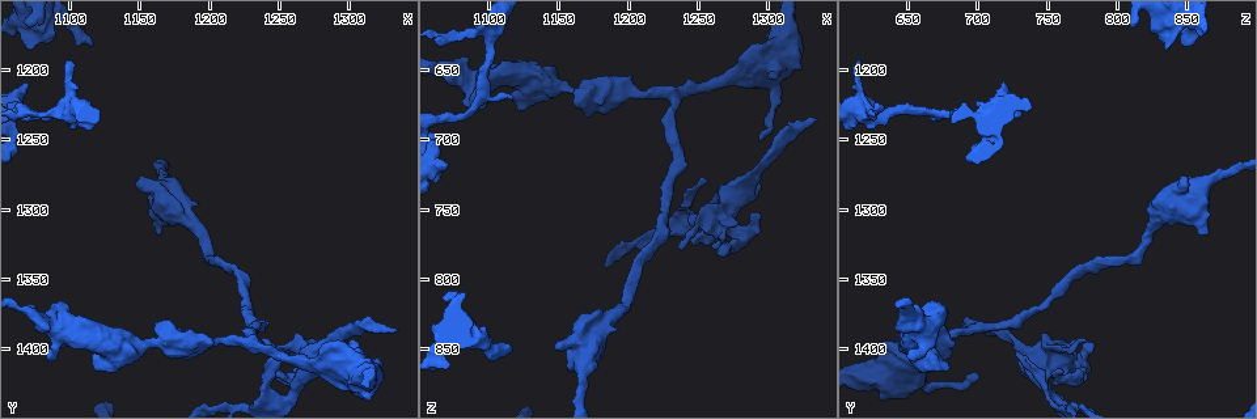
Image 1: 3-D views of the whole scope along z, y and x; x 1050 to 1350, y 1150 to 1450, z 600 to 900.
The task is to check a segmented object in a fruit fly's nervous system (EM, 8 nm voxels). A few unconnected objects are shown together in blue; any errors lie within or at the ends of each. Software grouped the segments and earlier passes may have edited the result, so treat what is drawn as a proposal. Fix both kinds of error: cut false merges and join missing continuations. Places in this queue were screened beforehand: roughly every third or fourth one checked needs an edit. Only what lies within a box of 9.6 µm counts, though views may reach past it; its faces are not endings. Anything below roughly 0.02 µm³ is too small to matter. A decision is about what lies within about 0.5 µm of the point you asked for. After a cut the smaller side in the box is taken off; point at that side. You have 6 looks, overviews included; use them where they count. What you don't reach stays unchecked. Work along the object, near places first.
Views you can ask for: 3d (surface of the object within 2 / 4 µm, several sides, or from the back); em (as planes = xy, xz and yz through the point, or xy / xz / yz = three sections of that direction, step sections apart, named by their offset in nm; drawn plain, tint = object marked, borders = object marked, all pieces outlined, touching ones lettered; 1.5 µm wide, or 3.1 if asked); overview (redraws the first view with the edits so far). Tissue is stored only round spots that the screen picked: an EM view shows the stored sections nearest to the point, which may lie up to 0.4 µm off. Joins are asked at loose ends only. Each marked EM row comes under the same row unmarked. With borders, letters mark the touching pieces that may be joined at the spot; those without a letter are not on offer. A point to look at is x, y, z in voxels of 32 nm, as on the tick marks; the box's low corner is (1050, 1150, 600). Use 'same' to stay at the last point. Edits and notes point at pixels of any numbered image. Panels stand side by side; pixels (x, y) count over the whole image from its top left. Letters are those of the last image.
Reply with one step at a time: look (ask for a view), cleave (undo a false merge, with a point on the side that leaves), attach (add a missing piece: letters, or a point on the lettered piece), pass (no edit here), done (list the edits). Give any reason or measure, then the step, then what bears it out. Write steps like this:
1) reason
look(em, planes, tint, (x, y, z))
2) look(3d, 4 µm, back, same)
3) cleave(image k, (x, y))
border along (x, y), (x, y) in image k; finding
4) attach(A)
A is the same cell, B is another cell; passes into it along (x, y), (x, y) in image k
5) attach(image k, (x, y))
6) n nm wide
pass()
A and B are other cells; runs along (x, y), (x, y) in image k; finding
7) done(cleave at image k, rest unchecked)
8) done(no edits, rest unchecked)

stops while still wide
look(em, planes, borders, (1150, 1280, 850))

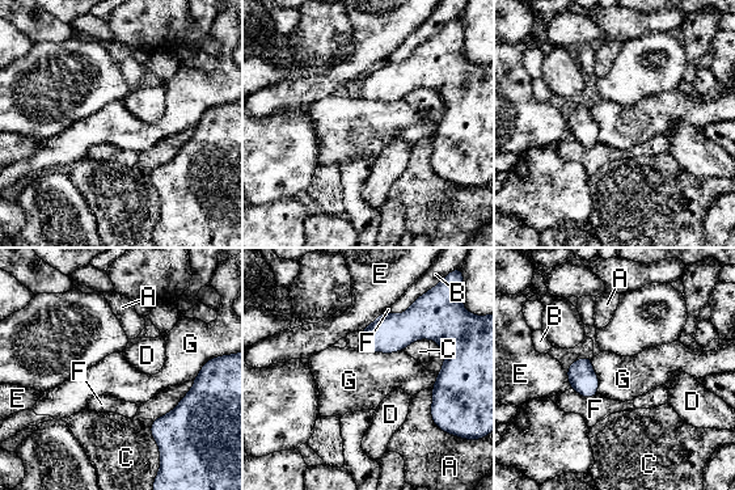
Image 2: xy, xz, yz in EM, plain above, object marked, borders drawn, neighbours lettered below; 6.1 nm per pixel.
pass()
A, B, C, D, E, F and G are other cells; no lettered piece goes on from it

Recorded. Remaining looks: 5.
an open end
look(3d, 2 µm, (1082, 1180, 832))

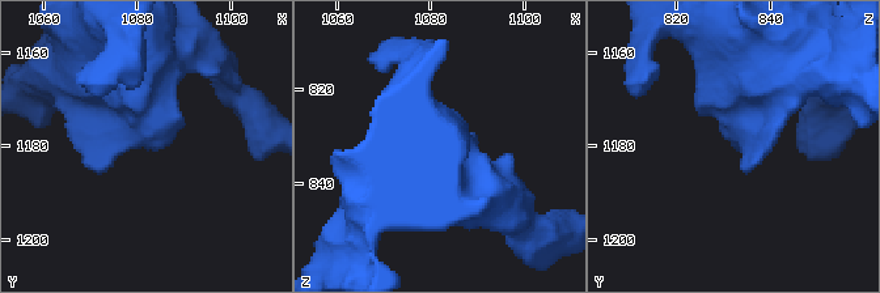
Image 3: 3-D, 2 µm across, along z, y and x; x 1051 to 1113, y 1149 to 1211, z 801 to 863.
shape alone is not enough
look(em, xz, step 4, borders, (1082, 1180, 833))

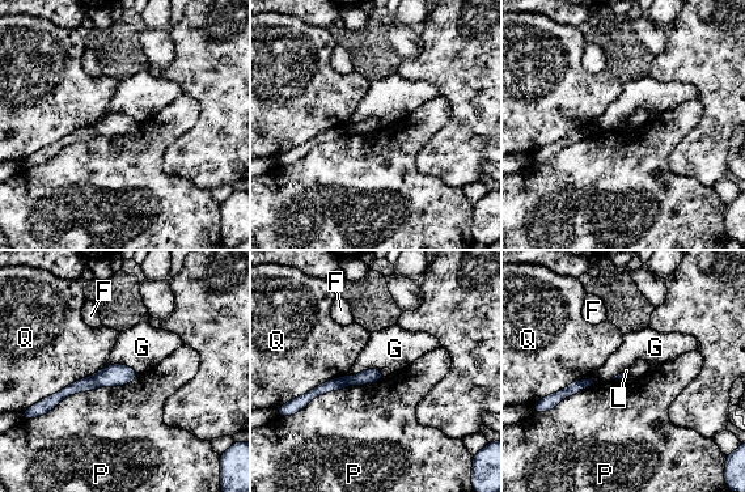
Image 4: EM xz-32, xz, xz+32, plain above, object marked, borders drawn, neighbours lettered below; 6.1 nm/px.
pass()
F, G, L, P and Q are other cells; runs along (132, 373), (76, 386), (38, 408) in image 4; none of them fits

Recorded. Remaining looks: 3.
tapers out
look(3d, 2 µm, (1294, 1422, 702))

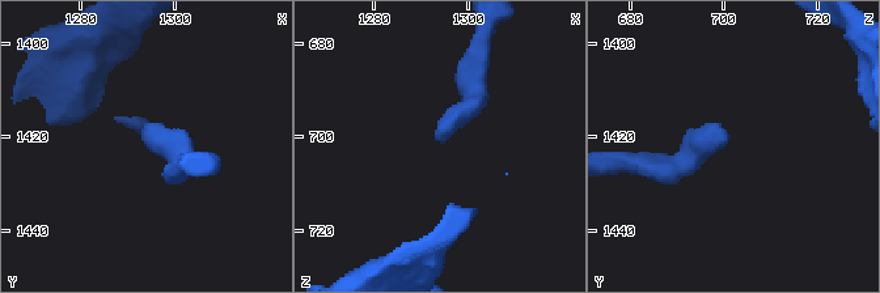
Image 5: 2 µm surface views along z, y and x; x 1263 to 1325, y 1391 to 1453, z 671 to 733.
shape alone is not enough
look(em, xz, step 8, tint, (1294, 1420, 702))

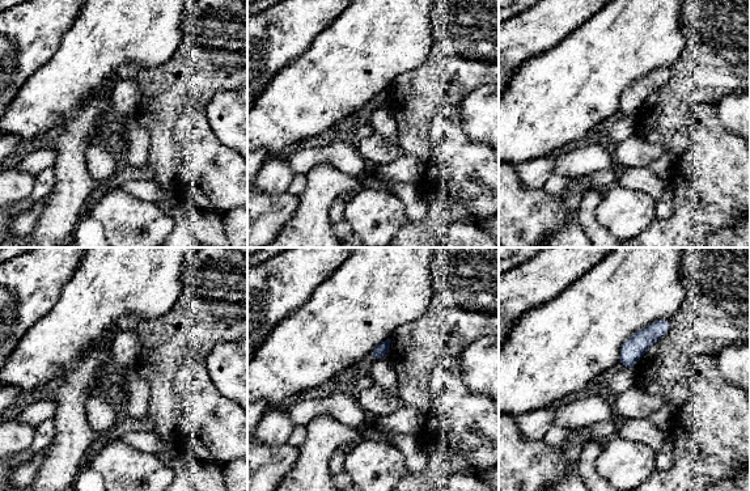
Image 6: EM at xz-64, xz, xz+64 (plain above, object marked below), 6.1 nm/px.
look(em, xz, step 8, borders, same)

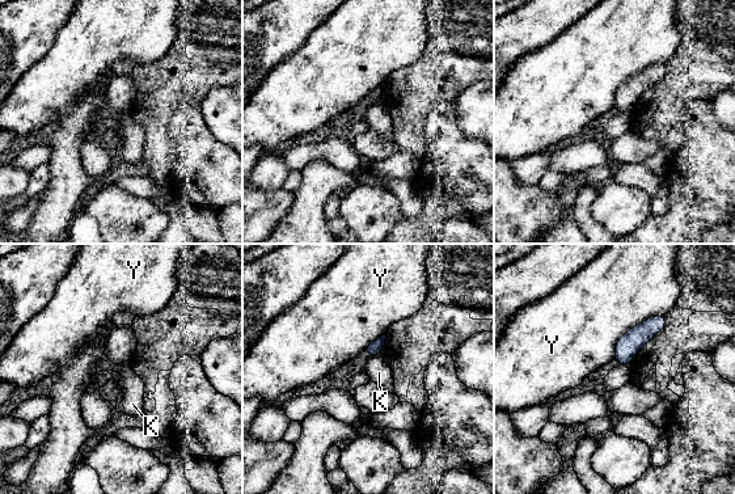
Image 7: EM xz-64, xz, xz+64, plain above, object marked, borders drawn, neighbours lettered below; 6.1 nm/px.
pass()
K and Y are other cells; border along (380, 353), (370, 357) in image 7; none of them fits

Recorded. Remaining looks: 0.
done(no edits, rest unchecked)

